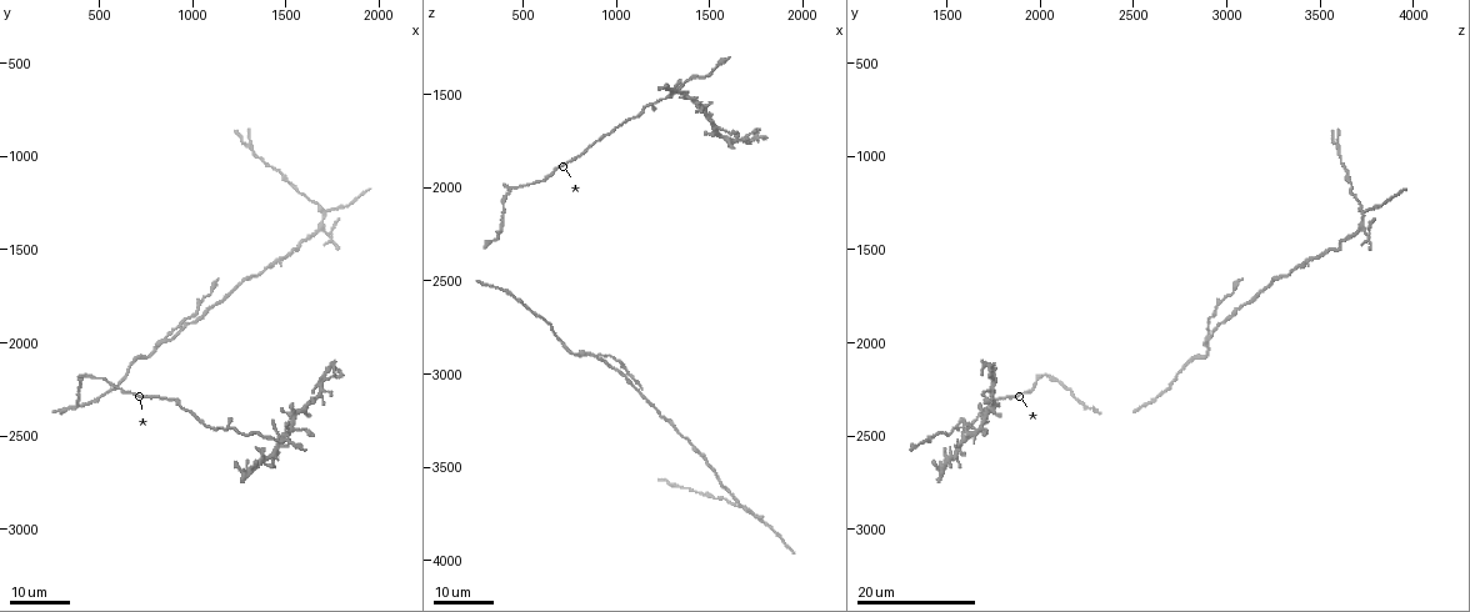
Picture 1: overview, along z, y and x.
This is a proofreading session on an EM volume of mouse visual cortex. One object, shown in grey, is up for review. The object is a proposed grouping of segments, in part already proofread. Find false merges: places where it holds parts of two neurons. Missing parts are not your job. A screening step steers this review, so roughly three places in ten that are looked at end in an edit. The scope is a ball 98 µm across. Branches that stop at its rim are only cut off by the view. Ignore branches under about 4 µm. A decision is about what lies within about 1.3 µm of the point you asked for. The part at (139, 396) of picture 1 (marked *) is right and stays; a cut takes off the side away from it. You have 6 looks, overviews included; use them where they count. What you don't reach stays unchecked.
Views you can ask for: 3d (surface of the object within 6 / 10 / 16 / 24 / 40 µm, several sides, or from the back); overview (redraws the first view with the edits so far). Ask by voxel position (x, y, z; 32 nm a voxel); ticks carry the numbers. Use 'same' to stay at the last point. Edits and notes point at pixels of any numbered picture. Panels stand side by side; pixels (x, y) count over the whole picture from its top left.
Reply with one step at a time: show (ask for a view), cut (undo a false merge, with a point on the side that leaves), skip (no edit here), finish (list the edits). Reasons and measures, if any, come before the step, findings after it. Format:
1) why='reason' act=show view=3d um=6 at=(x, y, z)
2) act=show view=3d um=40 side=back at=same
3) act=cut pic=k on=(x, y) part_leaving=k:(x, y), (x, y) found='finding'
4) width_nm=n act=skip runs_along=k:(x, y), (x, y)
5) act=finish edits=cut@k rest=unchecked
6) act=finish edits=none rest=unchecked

why='thick turns thin' act=show view=3d um=24 at=(740, 2080, 2880)

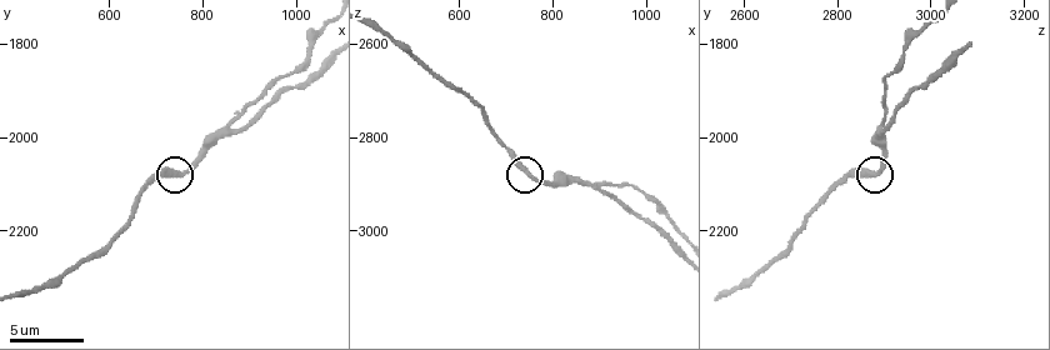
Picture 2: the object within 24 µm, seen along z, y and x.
why='zoom in' act=show view=3d um=10 at=(740, 2075, 2870)

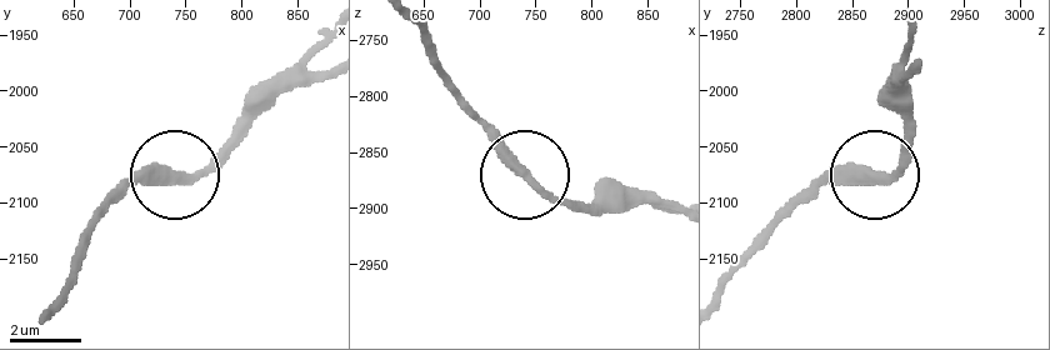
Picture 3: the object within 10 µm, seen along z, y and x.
width_nm=290 act=cut pic=3 on=(246, 135) part_leaving=3:(211, 166), (280, 98), (325, 79) found='a second neuron is stuck on'

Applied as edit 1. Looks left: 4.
why='four-way junction' act=show view=3d um=24 at=(1380, 2620, 1520)

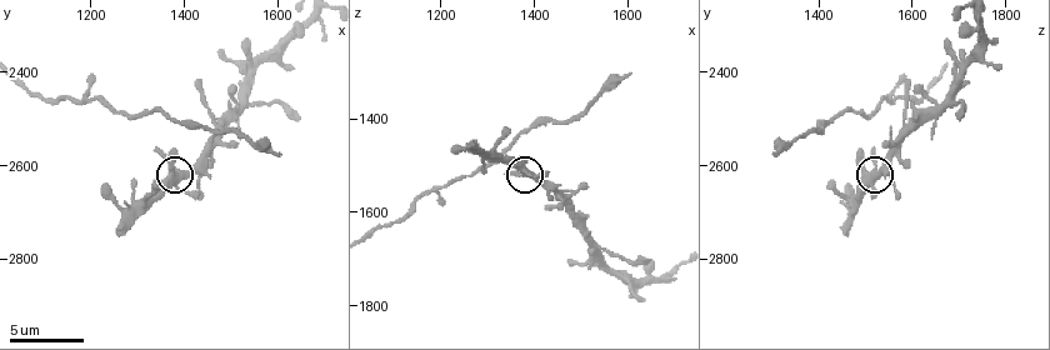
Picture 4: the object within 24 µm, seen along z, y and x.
act=show view=3d um=10 at=(1395, 2630, 1520)

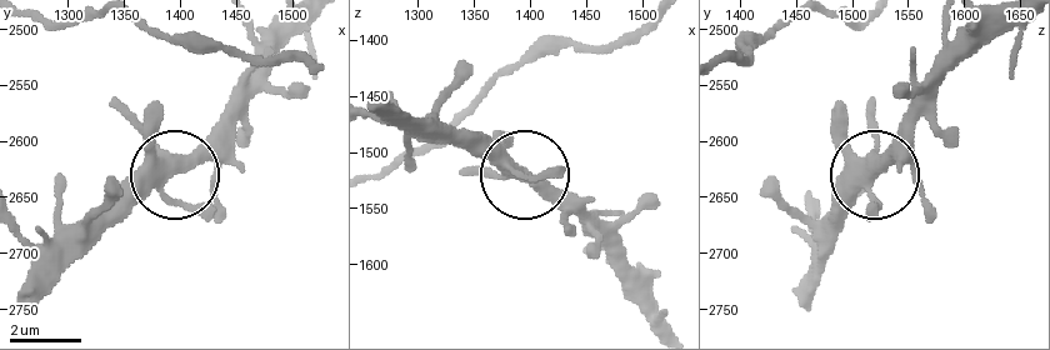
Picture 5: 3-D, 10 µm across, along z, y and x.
act=show view=3d um=6 at=(1392, 2624, 1518)

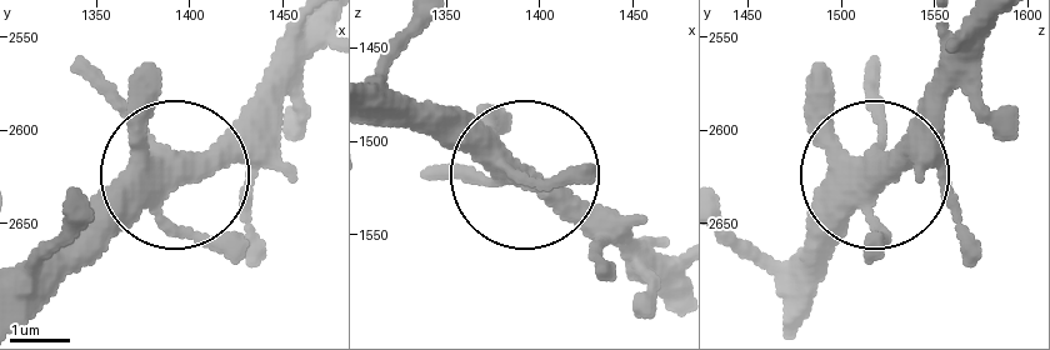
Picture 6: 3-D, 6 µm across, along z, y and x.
arms=4 act=skip found='one neuron here'

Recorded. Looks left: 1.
act=finish edits=cut@3 rest=unchecked

